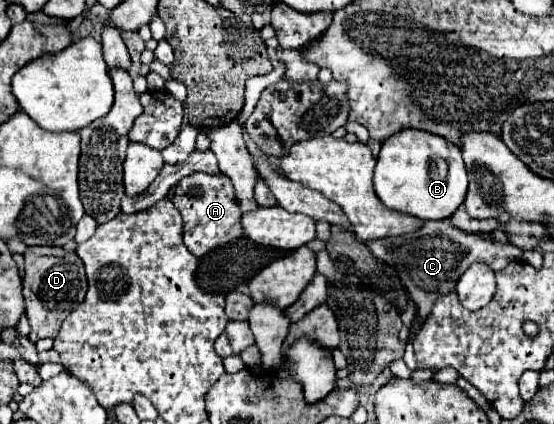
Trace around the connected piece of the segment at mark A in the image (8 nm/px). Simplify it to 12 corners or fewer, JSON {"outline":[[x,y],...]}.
{"outline":[[192,174],[172,202],[194,256],[242,236],[224,174]]}

